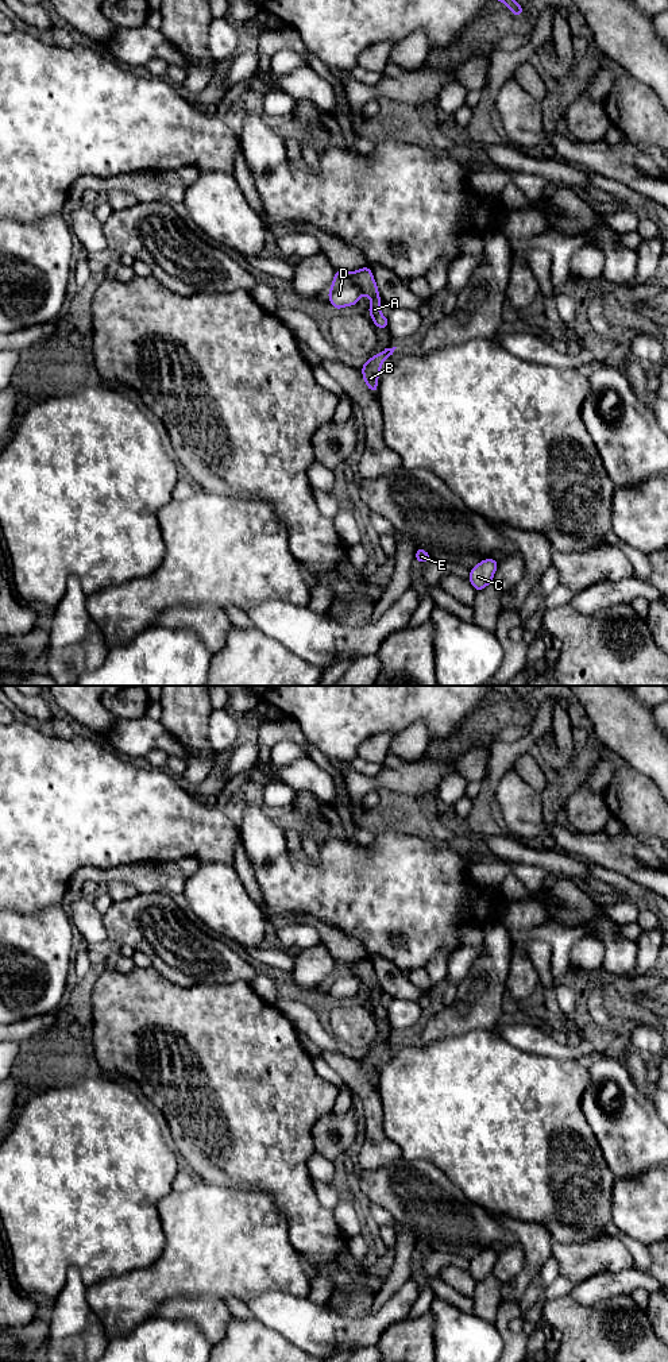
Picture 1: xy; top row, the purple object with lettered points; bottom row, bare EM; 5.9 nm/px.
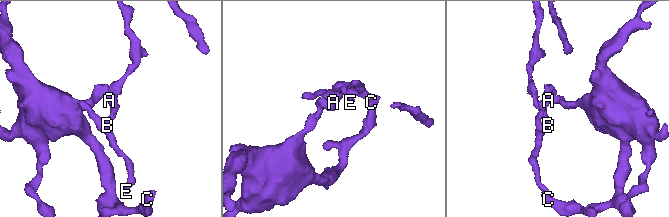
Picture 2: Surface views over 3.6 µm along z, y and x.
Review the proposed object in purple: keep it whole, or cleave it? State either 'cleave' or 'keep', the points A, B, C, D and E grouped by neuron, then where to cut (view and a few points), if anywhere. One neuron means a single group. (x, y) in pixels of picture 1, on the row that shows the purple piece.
cleave | A B E / C D | xy (351, 273), (351, 280), (362, 293)

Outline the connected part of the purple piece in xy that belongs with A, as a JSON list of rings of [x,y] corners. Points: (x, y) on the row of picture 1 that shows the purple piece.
[[[368,266],[360,270],[352,271],[352,281],[358,286],[362,294],[370,297],[371,304],[368,306],[368,313],[377,328],[389,328],[389,320],[381,313],[381,297],[377,288],[377,282]]]

